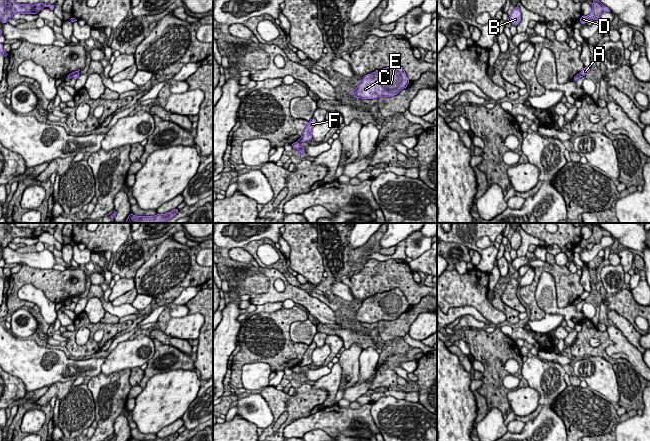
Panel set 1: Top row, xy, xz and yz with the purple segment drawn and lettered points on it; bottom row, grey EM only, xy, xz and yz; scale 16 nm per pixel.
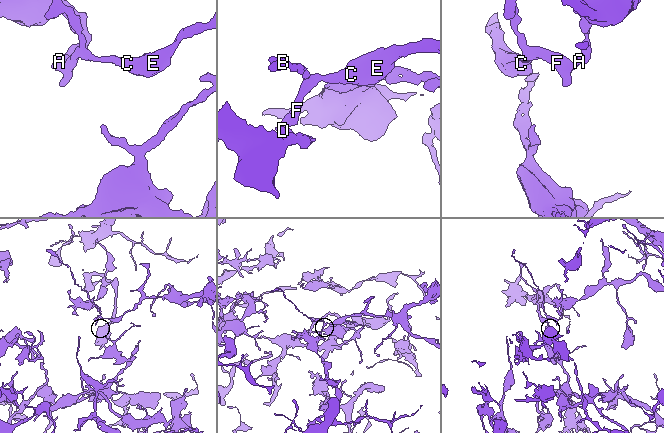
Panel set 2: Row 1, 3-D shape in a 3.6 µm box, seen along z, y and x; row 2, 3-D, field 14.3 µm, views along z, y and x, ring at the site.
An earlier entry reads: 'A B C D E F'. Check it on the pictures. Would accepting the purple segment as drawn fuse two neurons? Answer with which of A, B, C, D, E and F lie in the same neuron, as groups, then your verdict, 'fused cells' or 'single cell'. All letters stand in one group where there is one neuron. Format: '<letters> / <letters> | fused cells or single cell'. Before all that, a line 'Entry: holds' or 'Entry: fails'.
Entry: fails
A D / B C E F | fused cells

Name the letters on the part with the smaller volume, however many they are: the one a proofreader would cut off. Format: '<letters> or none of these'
B, C, E, F

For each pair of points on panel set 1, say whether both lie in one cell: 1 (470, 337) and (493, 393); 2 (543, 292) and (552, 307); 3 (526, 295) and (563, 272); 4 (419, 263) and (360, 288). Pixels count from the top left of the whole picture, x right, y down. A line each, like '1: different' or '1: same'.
1: same
2: same
3: same
4: different

